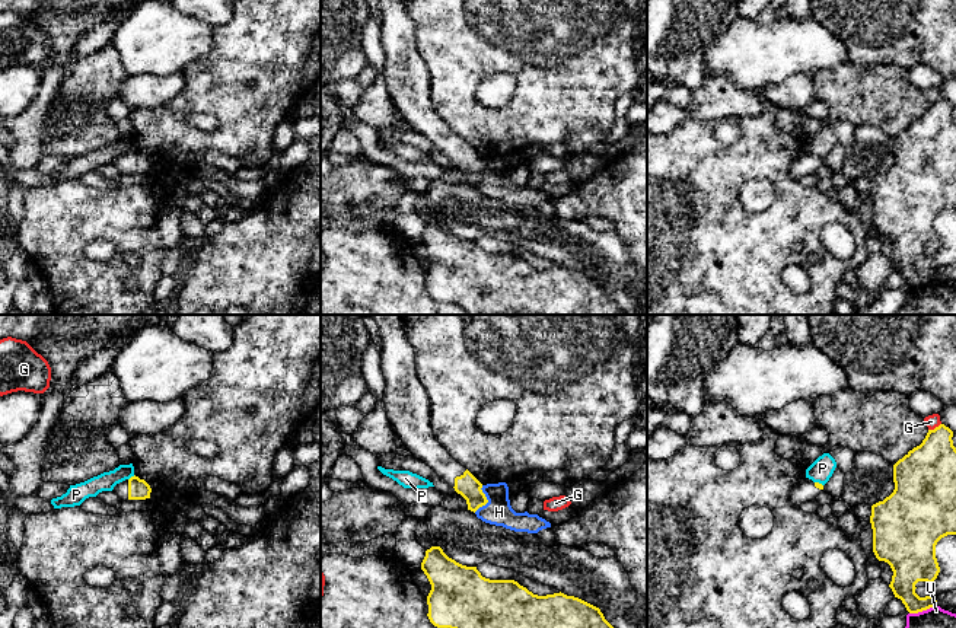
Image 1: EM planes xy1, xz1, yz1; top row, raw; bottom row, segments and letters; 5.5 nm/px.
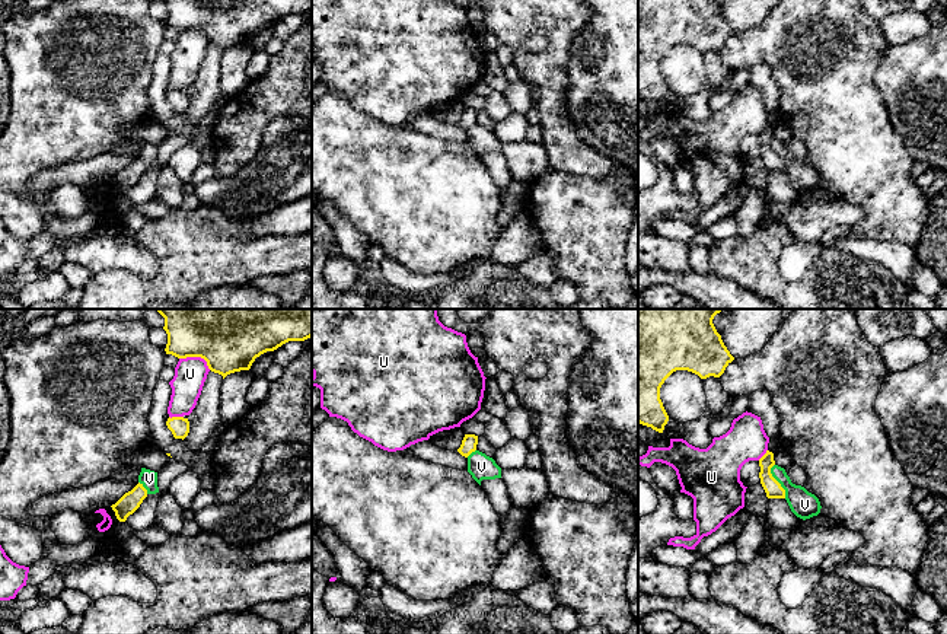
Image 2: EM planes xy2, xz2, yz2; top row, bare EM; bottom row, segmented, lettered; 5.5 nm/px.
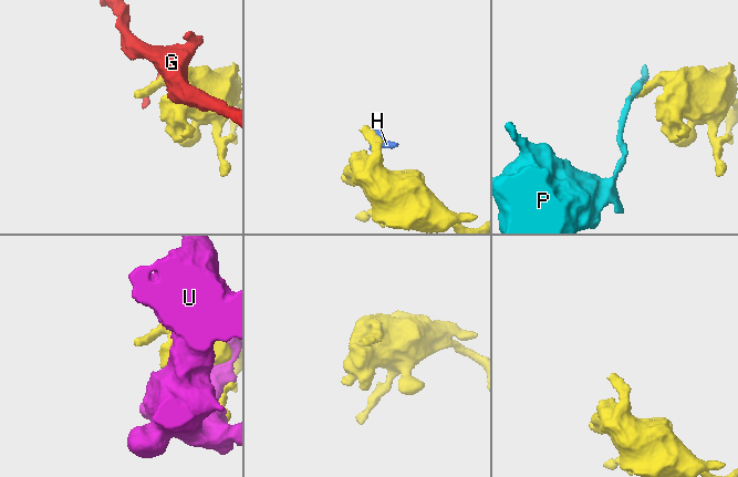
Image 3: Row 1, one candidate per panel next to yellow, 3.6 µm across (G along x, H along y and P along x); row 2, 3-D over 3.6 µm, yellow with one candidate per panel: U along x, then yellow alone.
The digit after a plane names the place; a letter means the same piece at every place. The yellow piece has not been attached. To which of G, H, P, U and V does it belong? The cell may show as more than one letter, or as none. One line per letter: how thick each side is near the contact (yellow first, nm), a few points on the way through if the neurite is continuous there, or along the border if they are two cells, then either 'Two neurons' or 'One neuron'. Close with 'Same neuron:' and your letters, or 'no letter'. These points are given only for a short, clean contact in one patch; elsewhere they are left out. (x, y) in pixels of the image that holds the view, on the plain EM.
G: Thickness 300 nm (yellow) against 70 nm. Boundary: yz1 (940, 96), (929, 104). Two neurons
H: Thickness 120 nm (yellow) against 150 nm. Boundary: xz1 (483, 159), (481, 165), (487, 175), (474, 185). Two neurons
P: Thickness 110 nm (yellow) against 100 nm. Boundary: xy1 (134, 149), (128, 153). Two neurons
U: Thickness 260 nm (yellow) against 180 nm. Two neurons
V: Thickness 90 nm (yellow) against 150 nm. Boundary: yz2 (774, 137), (771, 149), (784, 163), (786, 171). Two neurons
Same neuron: no letter

